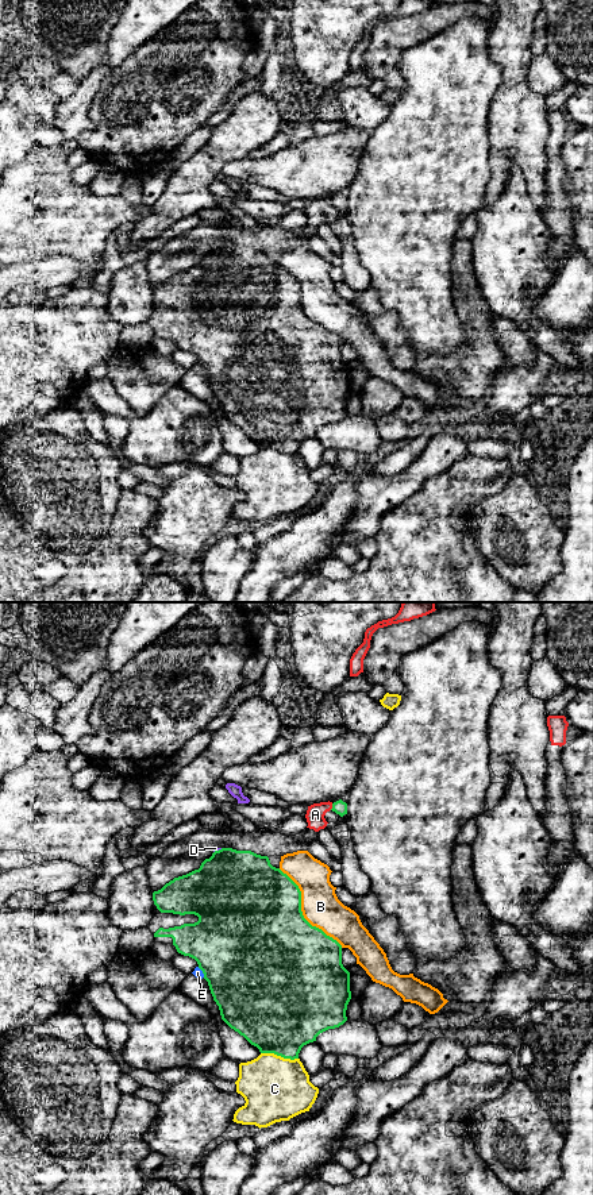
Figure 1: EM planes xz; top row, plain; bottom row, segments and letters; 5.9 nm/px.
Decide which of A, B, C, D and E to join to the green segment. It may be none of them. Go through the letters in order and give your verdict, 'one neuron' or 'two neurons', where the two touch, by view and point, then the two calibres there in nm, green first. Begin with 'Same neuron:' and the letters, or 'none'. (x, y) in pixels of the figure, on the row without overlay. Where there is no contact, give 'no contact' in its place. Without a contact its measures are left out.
Same neuron: none
A: two neurons; contact xz (332, 201); calibres 80 and 110 nm
B: two neurons; contact xz (301, 307); calibres 500 and 220 nm
C: two neurons; contact xz (280, 450); calibres 480 and 380 nm
D: two neurons; contact xz (219, 245); calibres 460 and 20 nm
E: two neurons; contact xz (203, 367); calibres 500 and 60 nm

